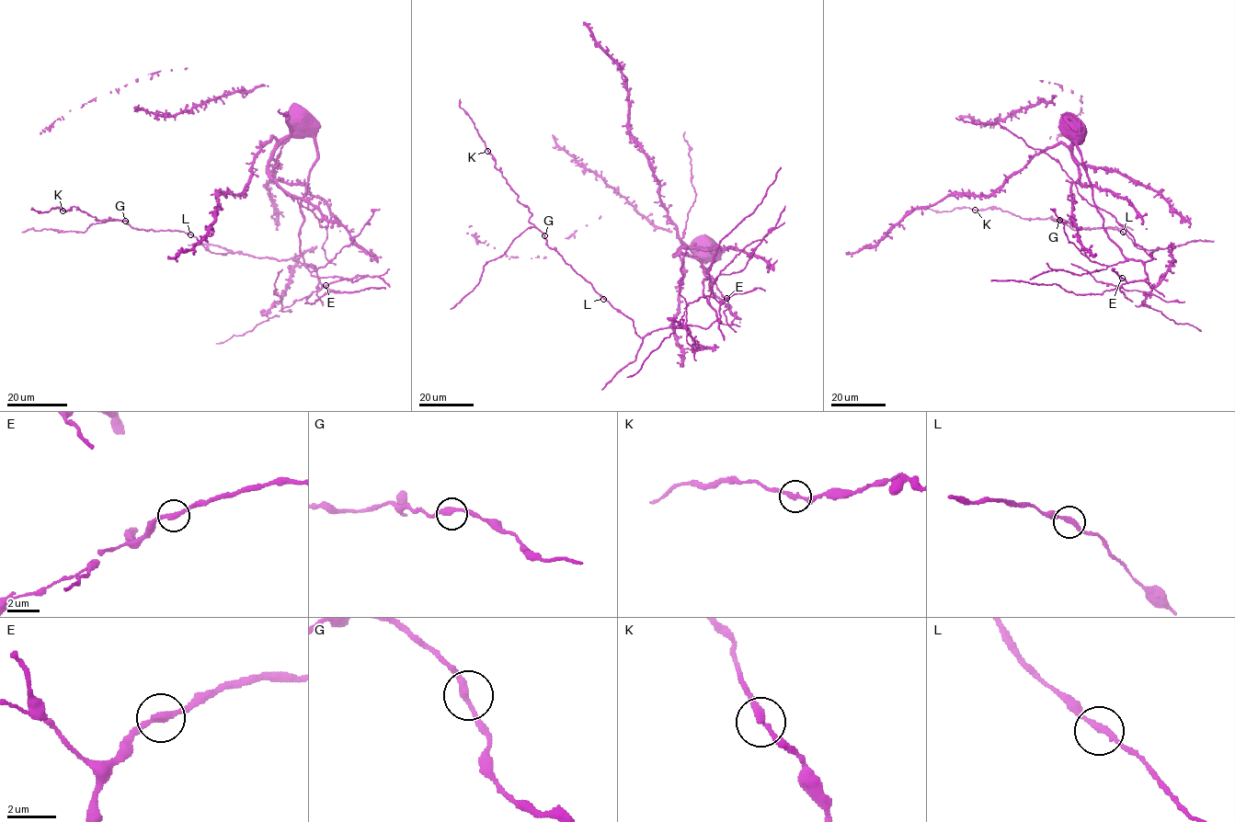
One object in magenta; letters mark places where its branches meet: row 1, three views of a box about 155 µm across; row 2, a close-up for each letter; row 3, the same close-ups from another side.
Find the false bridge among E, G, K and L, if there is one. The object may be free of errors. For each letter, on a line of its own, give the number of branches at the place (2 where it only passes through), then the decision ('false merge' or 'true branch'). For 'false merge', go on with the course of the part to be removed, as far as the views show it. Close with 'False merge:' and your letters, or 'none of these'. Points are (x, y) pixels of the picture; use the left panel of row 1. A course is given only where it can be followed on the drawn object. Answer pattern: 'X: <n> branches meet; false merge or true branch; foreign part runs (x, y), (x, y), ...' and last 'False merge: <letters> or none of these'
E: 2 branches meet; true branch
G: 2 branches meet; true branch
K: 2 branches meet; true branch
L: 2 branches meet; true branch
False merge: none of these

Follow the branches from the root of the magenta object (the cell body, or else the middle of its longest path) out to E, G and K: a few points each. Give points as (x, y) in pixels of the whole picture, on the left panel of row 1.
E: (299, 109), (316, 149), (300, 206), (300, 252), (314, 267), (317, 288), (325, 285)
G: (299, 109), (316, 149), (299, 235), (314, 268), (293, 257), (215, 254), (183, 232), (125, 221)
K: (299, 109), (316, 149), (299, 235), (314, 268), (293, 257), (215, 254), (183, 232), (62, 211)

